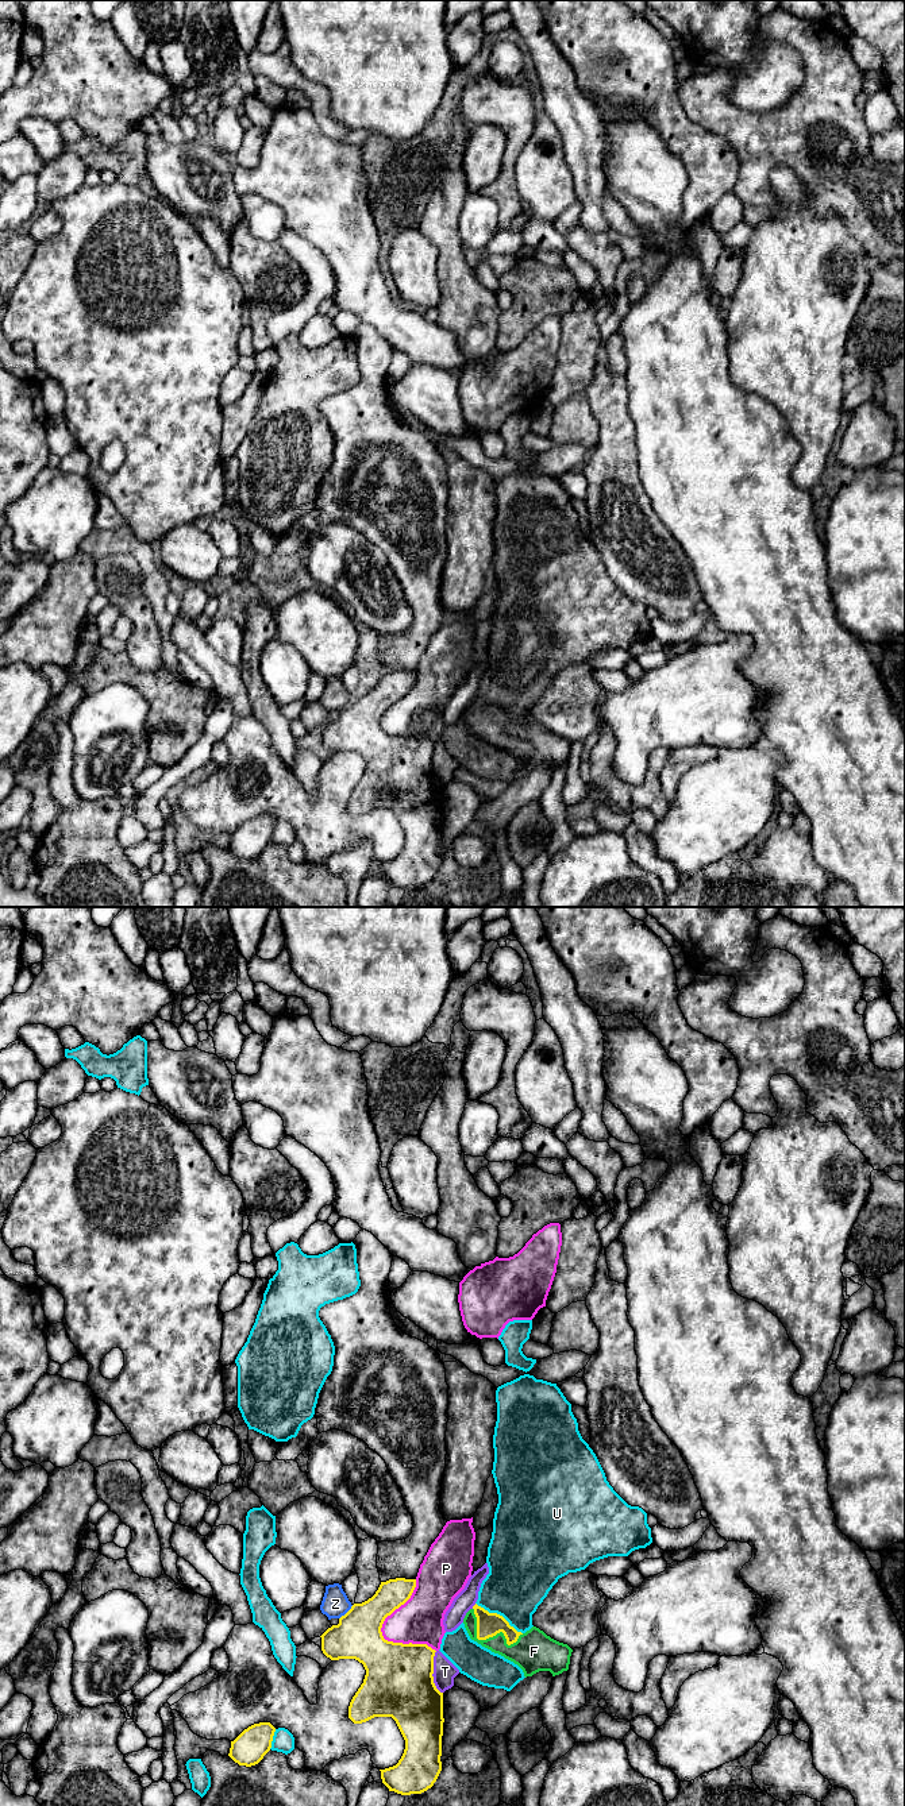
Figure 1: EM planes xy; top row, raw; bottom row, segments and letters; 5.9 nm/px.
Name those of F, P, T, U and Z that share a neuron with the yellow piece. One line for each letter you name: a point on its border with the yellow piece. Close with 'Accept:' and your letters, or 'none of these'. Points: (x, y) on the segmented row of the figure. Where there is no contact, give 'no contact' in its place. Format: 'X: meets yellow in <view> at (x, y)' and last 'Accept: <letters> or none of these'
F: meets yellow in xy at (489, 1636)
Accept: F

